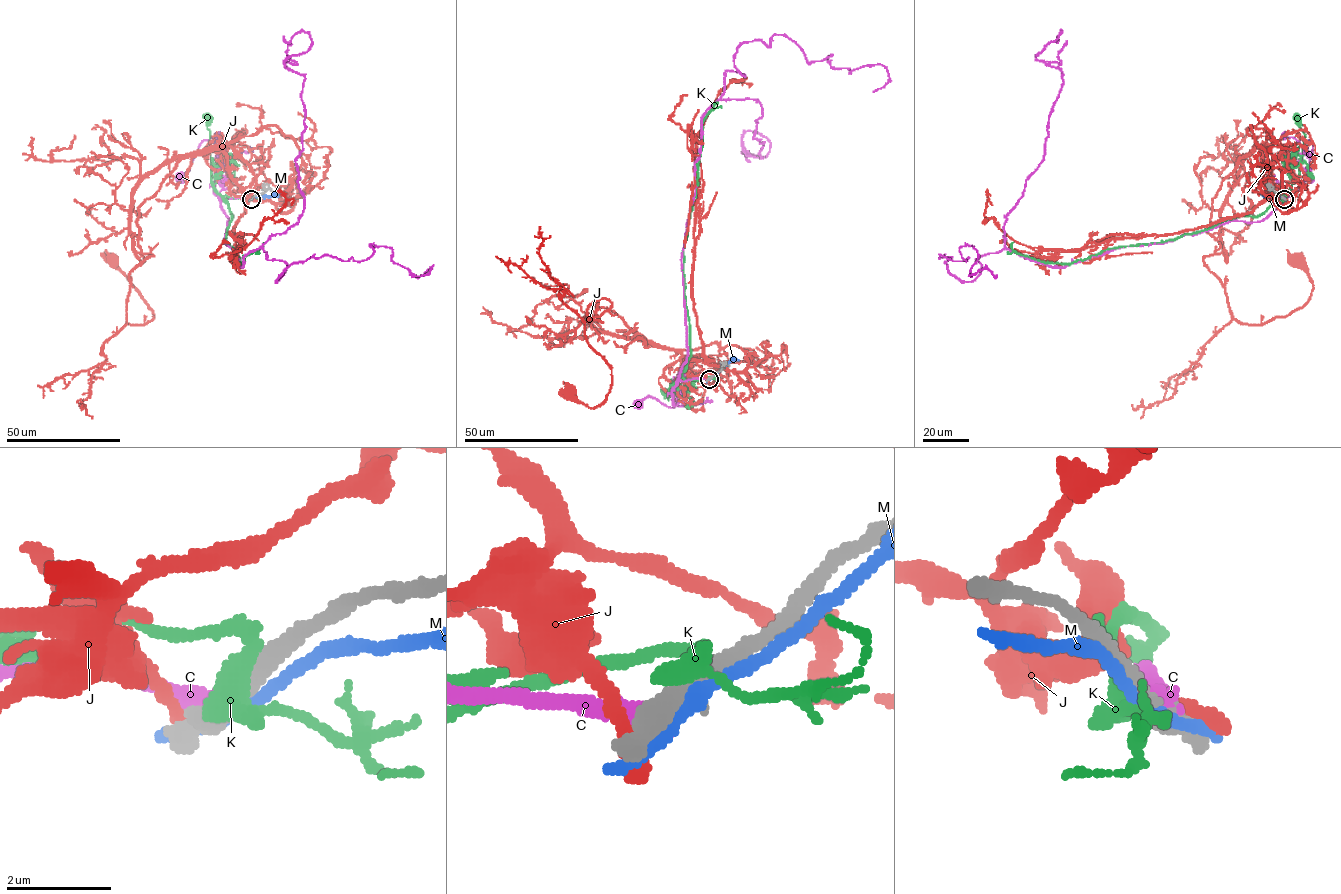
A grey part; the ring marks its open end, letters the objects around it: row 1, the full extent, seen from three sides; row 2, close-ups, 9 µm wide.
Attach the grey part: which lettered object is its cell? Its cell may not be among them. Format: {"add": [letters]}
{"add": ["C"]}

